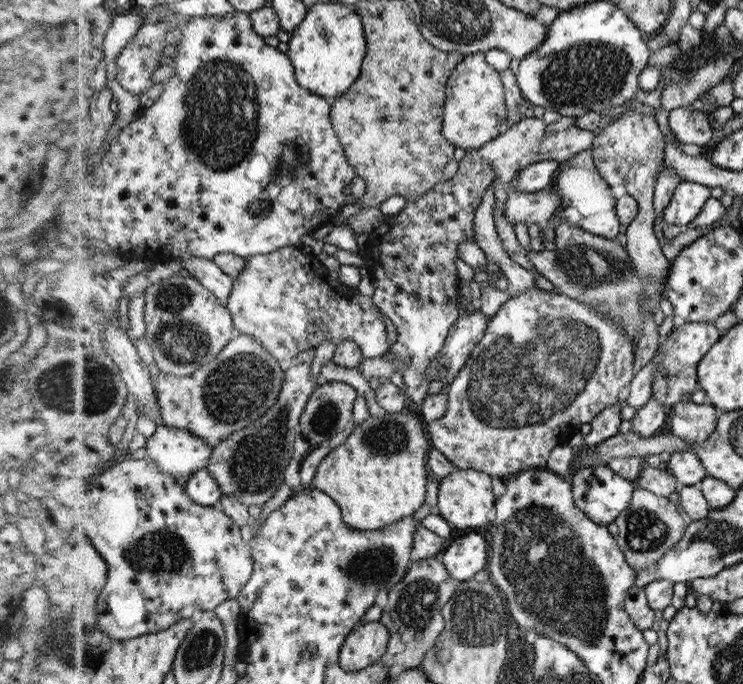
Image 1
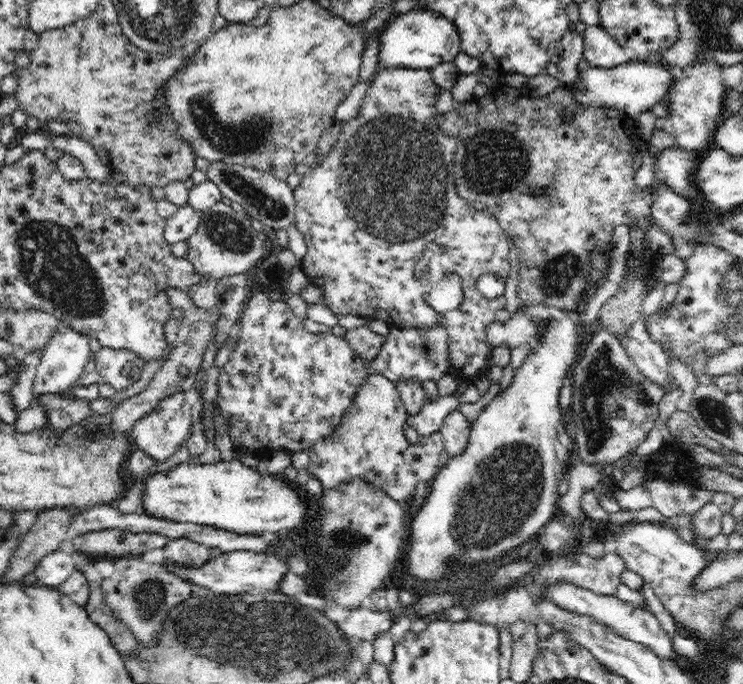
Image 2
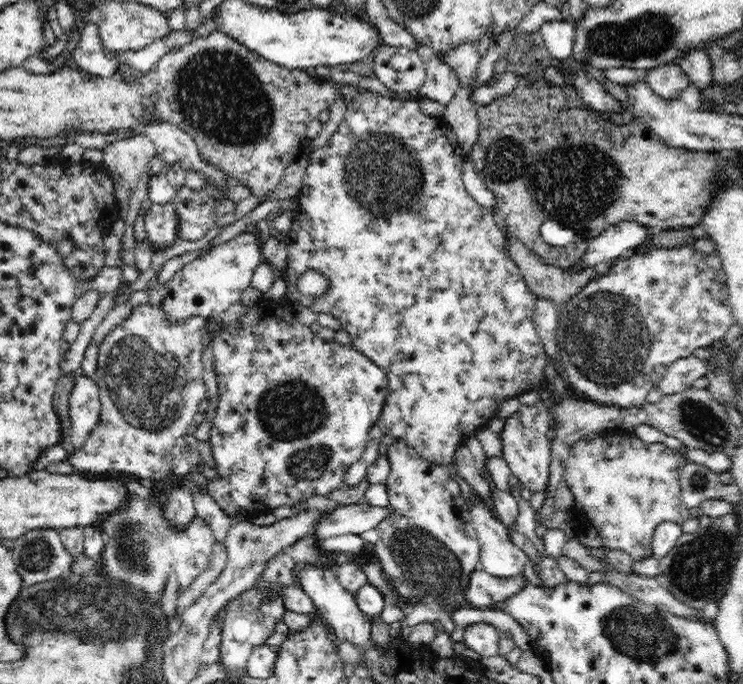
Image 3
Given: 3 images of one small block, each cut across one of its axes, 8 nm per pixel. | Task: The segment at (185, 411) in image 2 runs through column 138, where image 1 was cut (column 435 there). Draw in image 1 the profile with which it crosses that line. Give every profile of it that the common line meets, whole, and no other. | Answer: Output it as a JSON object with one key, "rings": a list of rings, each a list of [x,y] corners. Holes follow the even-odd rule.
{"rings":[[[538,287],[528,289],[517,297],[510,297],[487,322],[487,329],[482,340],[474,347],[466,364],[449,384],[445,415],[441,419],[429,422],[429,440],[433,441],[434,448],[439,450],[456,469],[472,469],[489,473],[490,476],[499,476],[506,480],[513,475],[517,475],[520,471],[545,467],[547,460],[550,458],[550,451],[554,447],[570,444],[570,440],[574,440],[574,436],[578,436],[578,432],[582,432],[583,423],[592,423],[605,408],[618,403],[626,386],[636,376],[634,350],[633,339],[625,336],[625,332],[617,324],[614,324],[613,320],[609,320],[609,316],[598,313],[596,308],[591,308],[581,301],[574,300],[573,297],[561,295],[558,292],[544,291],[538,289]]]}

